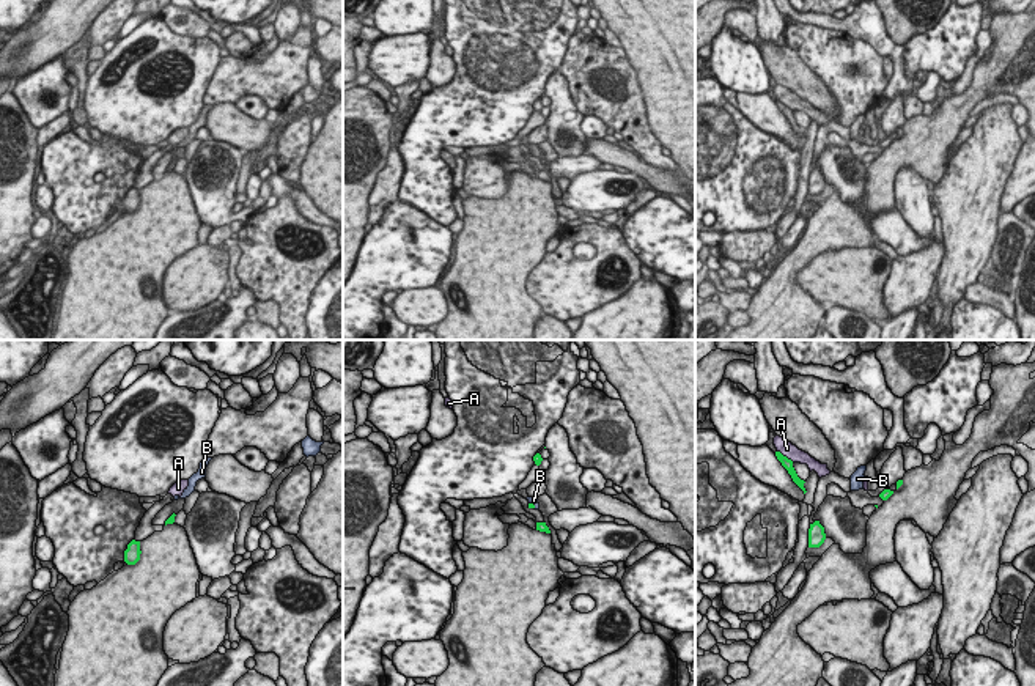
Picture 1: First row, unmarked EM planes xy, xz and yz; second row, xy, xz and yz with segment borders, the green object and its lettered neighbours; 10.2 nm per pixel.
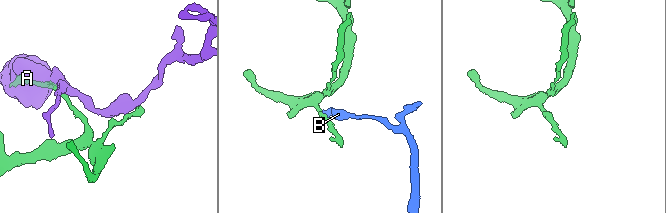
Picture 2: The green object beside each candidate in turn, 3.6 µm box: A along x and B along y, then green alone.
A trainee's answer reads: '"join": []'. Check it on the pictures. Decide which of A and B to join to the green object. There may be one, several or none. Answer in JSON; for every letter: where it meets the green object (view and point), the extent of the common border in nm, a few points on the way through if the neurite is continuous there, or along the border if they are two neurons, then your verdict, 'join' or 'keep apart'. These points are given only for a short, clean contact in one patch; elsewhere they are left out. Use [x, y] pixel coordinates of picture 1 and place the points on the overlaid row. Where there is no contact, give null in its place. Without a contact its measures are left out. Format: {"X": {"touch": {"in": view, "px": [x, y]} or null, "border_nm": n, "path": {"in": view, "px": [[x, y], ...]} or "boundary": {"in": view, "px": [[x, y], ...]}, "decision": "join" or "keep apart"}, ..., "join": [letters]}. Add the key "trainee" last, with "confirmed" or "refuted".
{"A": {"touch": {"in": "yz", "px": [785, 457]}, "border_nm": 220, "decision": "keep apart"}, "B": {"touch": {"in": "xz", "px": [532, 504]}, "border_nm": 100, "boundary": {"in": "xz", "px": [[529, 502], [535, 507]]}, "decision": "keep apart"}, "join": [], "trainee": "confirmed"}

